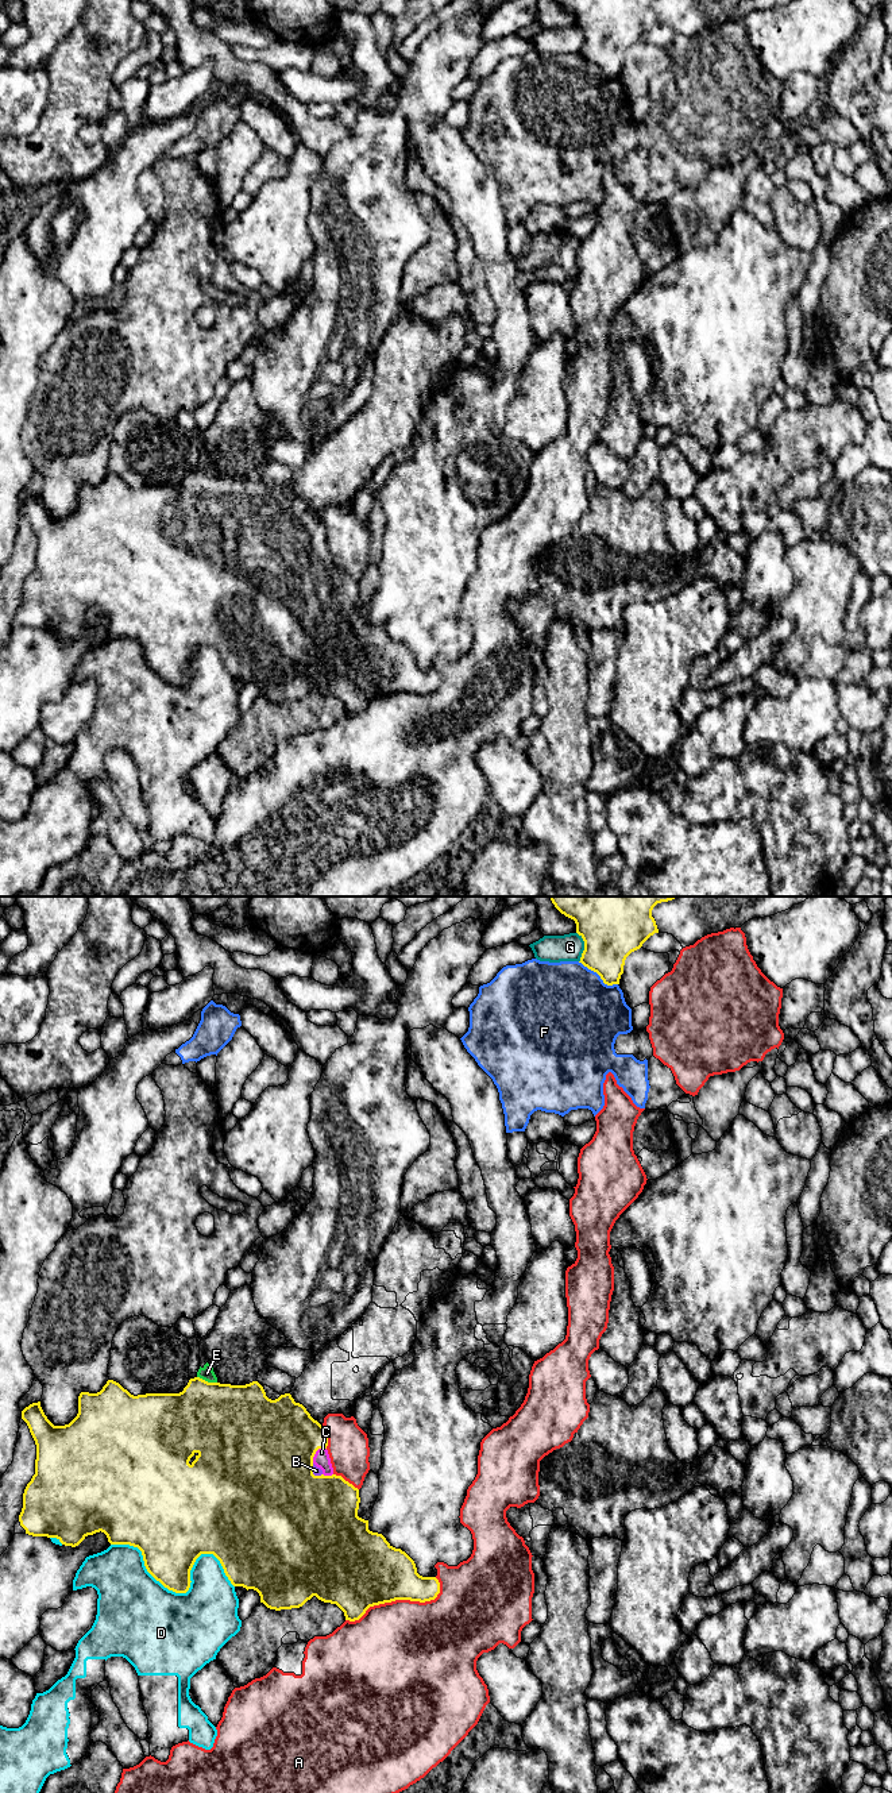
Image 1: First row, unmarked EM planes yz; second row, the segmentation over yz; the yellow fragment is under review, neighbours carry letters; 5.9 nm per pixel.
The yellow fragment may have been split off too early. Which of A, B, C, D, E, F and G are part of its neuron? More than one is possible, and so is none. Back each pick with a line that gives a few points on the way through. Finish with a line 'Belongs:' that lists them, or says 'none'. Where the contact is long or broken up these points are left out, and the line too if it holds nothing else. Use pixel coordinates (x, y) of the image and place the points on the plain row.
Belongs: B, C

